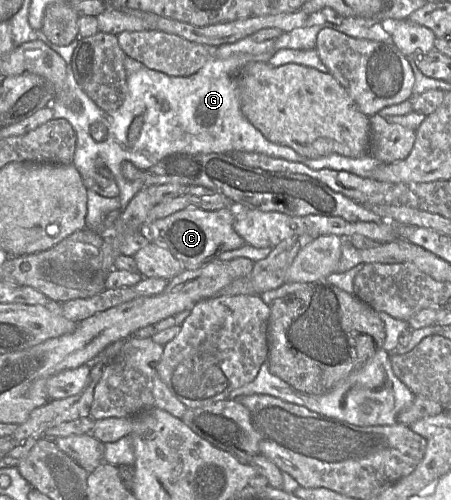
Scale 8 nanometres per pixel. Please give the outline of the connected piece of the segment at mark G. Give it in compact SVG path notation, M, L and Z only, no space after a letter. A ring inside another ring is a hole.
M347 17L340 25L325 21L319 25L294 29L274 39L272 50L257 55L240 53L223 59L212 55L198 72L189 77L170 76L144 66L127 75L126 98L117 110L110 112L99 108L87 96L76 82L71 68L67 65L68 89L79 102L80 109L73 110L65 103L53 100L51 103L53 118L67 120L76 133L73 165L81 176L88 177L97 173L97 159L101 158L115 177L120 190L120 195L113 198L101 196L92 190L87 191L85 229L95 229L103 217L114 210L123 211L136 194L146 187L140 181L129 181L123 177L121 171L123 162L131 162L136 168L145 170L157 164L164 157L177 152L191 154L227 154L231 151L257 152L301 163L313 170L346 171L359 177L370 178L371 172L382 164L370 154L358 158L329 154L318 159L309 159L302 157L288 146L275 144L266 139L242 114L237 83L237 73L248 63L268 62L280 49L314 49L318 33L325 28L333 29L353 38L394 45L391 36L391 25L395 22L394 19L382 21L383 26L376 23L371 27L358 26L357 19L358 17ZM163 101L169 104L168 111L163 111ZM92 124L96 128L105 126L106 135L103 140L98 141L92 137Z

